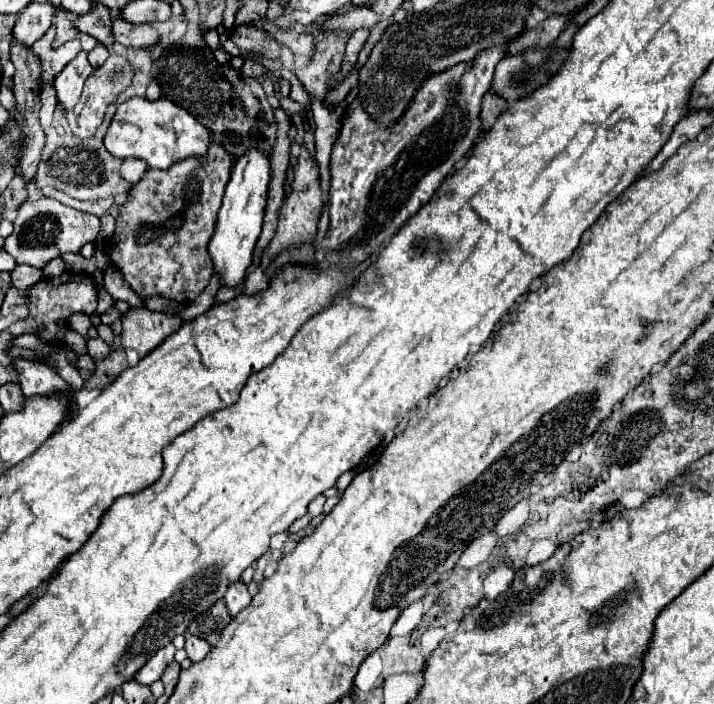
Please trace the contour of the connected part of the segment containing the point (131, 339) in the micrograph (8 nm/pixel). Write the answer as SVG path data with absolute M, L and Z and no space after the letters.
M130 309L122 319L122 347L134 349L142 359L180 325L182 321L178 315L156 313L150 309Z

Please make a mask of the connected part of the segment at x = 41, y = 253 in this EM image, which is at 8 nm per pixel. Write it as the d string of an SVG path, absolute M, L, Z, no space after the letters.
M42 197L38 201L24 201L18 209L18 217L14 221L14 233L6 239L4 249L16 259L16 263L26 263L36 269L44 269L44 265L62 255L62 253L78 253L84 243L94 243L100 231L100 221L96 215L76 211L66 207L54 199Z

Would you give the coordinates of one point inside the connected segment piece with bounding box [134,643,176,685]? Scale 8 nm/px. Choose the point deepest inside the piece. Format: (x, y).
(152, 670)

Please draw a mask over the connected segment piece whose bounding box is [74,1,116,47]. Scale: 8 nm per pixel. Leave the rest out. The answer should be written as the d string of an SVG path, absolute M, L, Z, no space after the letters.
M94 1L94 7L90 13L86 15L78 15L74 19L74 27L80 33L86 33L90 37L94 37L100 45L110 47L114 45L114 37L112 37L112 23L110 23L110 9L104 7L100 1Z

